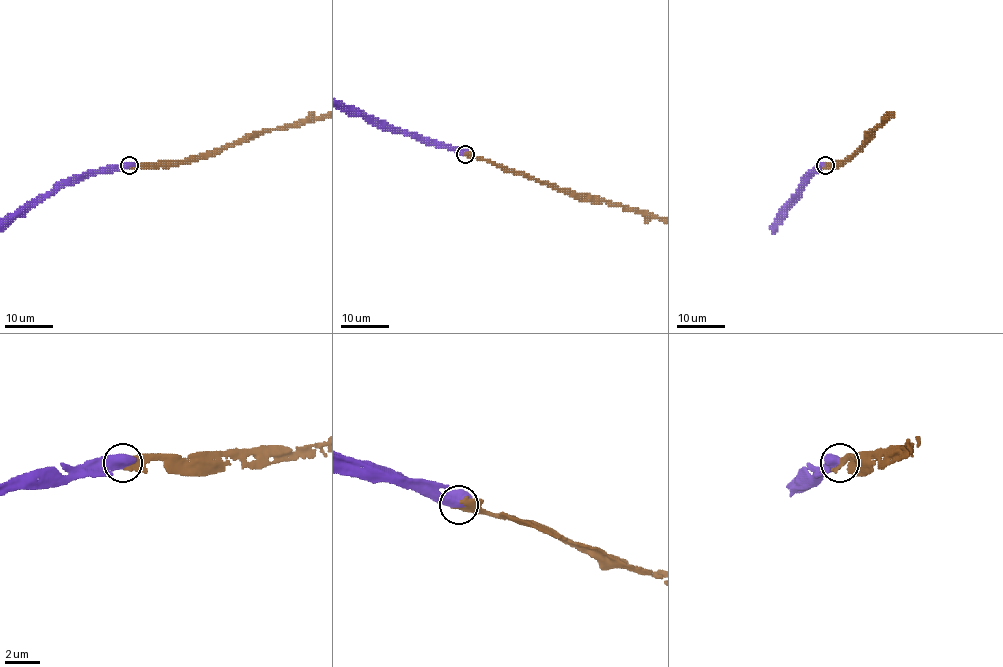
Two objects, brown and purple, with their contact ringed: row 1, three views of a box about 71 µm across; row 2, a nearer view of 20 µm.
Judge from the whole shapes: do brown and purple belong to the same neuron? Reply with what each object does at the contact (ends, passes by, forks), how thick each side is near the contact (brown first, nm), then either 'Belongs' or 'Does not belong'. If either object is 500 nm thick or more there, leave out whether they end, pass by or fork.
Thickness 280 nm (brown) against 750 nm. Belongs

